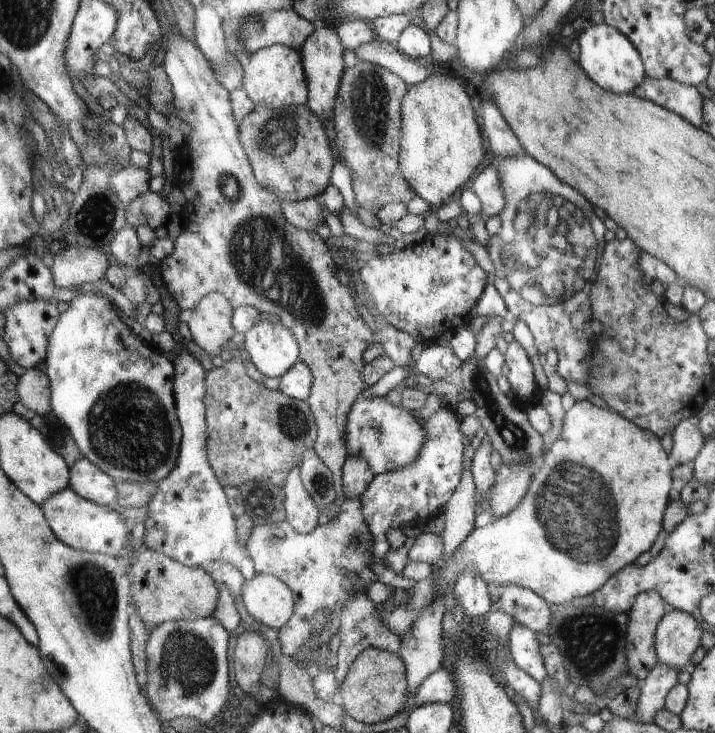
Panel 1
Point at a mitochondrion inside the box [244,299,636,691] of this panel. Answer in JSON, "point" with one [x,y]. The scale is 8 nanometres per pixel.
{"point":[595,529]}

